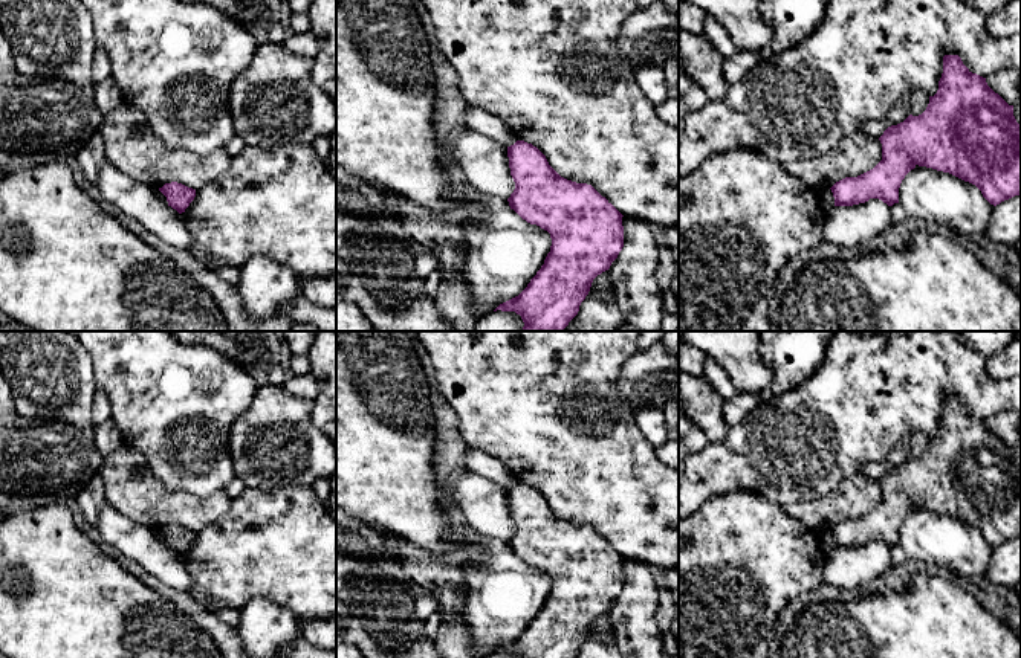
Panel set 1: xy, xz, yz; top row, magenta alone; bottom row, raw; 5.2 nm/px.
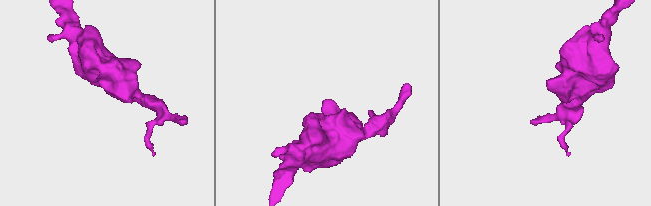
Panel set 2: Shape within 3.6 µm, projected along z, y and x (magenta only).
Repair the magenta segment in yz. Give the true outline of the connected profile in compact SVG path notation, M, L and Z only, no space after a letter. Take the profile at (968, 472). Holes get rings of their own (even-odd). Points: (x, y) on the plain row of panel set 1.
M958 397L943 398L938 432L926 452L888 469L879 479L882 502L830 531L835 548L879 540L899 545L905 518L919 508L975 527L993 548L1021 537L1021 467L1009 447Z

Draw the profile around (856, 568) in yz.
M879 540L853 548L833 548L822 568L825 583L857 595L891 568L891 553Z

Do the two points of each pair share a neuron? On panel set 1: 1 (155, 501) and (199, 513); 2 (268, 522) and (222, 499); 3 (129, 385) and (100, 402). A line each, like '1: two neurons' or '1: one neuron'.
1: one neuron
2: two neurons
3: two neurons

